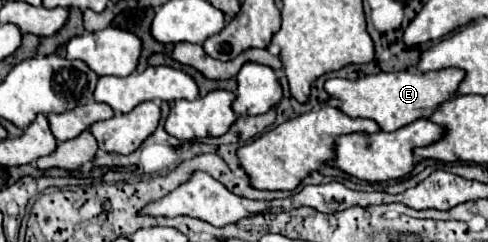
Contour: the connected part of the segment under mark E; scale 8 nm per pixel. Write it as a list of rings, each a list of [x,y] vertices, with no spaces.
[[[445,68],[437,72],[381,72],[375,76],[365,76],[359,80],[331,78],[325,82],[325,90],[341,100],[341,110],[351,118],[371,118],[383,132],[395,132],[419,118],[429,118],[439,104],[453,100],[457,96],[459,84],[465,80],[461,68]]]

